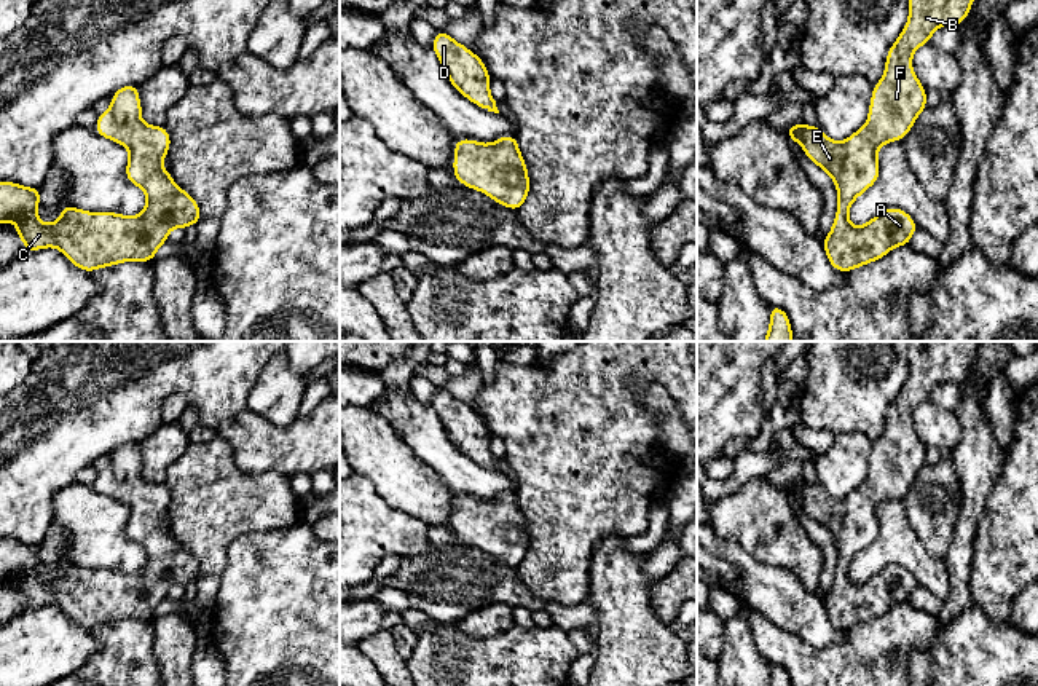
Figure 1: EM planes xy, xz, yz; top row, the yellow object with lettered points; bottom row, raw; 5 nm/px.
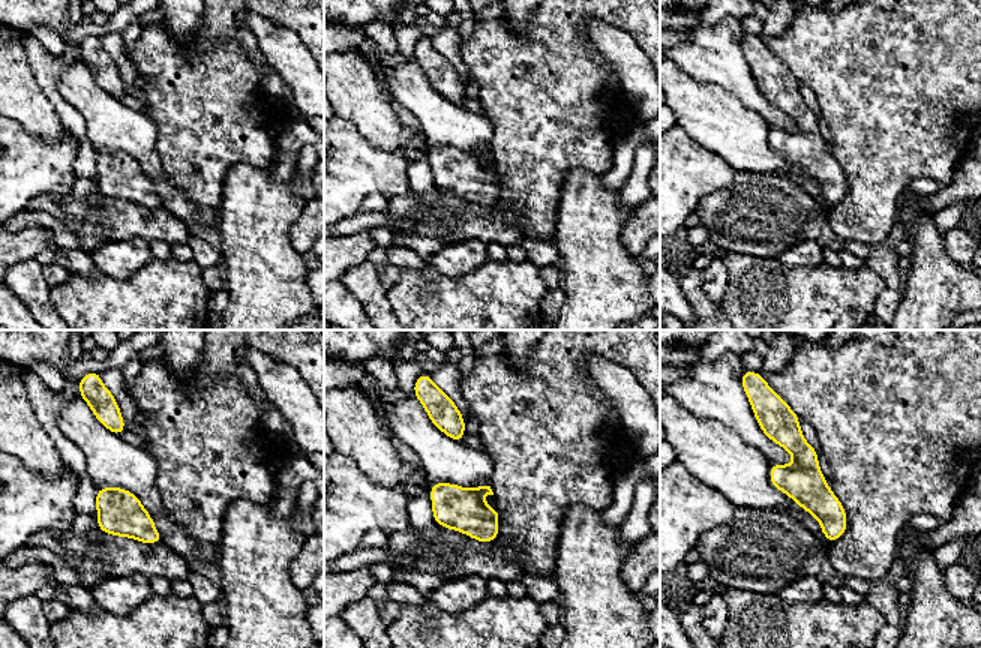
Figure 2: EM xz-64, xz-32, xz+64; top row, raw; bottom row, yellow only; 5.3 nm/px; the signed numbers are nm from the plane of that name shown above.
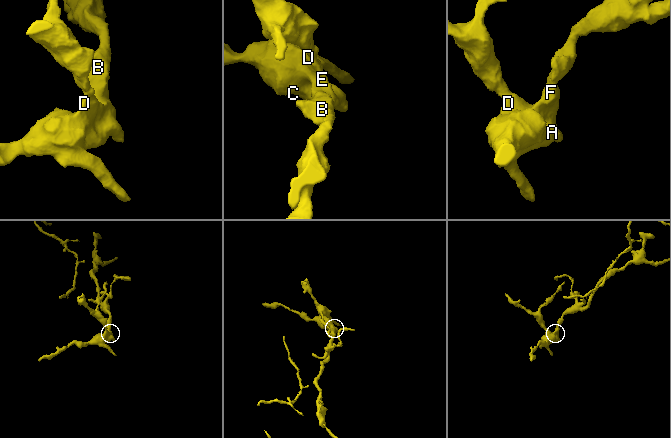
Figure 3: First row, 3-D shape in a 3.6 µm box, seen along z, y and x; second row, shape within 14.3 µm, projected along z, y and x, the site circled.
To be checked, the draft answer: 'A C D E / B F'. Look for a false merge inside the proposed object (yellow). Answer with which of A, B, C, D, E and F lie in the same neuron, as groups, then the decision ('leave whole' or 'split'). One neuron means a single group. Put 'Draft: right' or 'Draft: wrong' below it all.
A B C D E F | leave whole
Draft: wrong

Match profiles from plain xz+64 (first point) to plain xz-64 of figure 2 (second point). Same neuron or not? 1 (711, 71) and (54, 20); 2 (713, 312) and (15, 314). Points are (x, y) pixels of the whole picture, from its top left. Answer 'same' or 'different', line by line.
1: different
2: different

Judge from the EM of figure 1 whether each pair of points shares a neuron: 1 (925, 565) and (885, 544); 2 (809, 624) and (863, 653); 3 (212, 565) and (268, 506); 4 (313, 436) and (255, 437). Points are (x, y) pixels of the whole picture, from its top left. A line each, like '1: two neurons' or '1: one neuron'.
1: one neuron
2: two neurons
3: one neuron
4: one neuron

